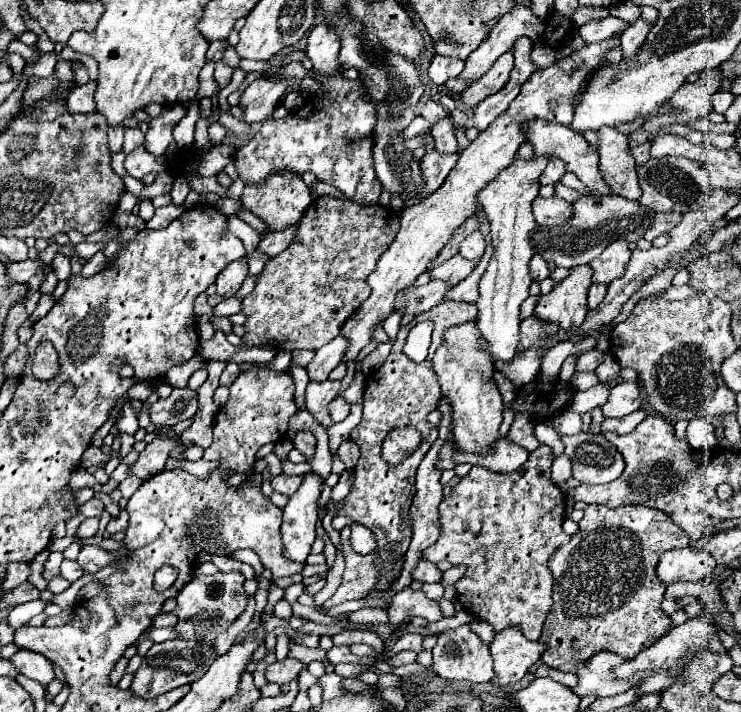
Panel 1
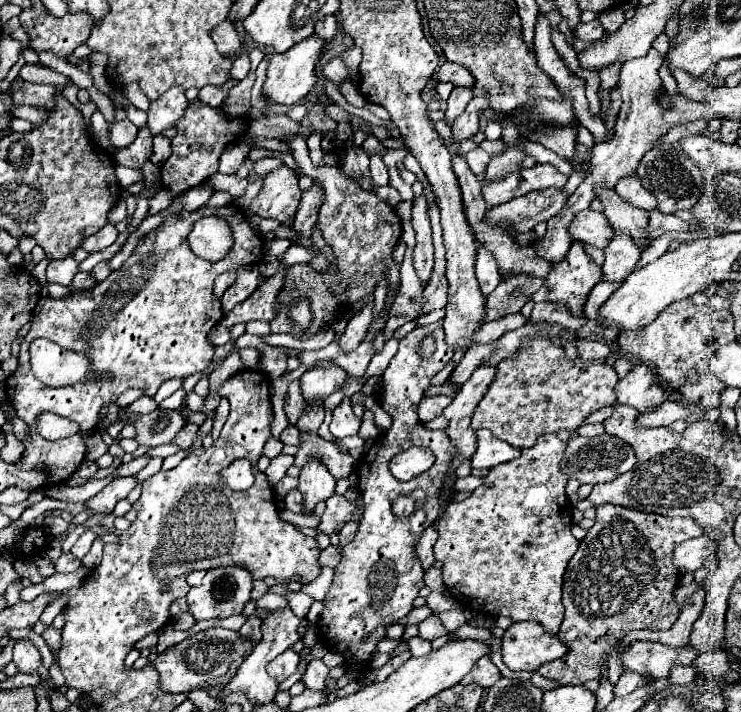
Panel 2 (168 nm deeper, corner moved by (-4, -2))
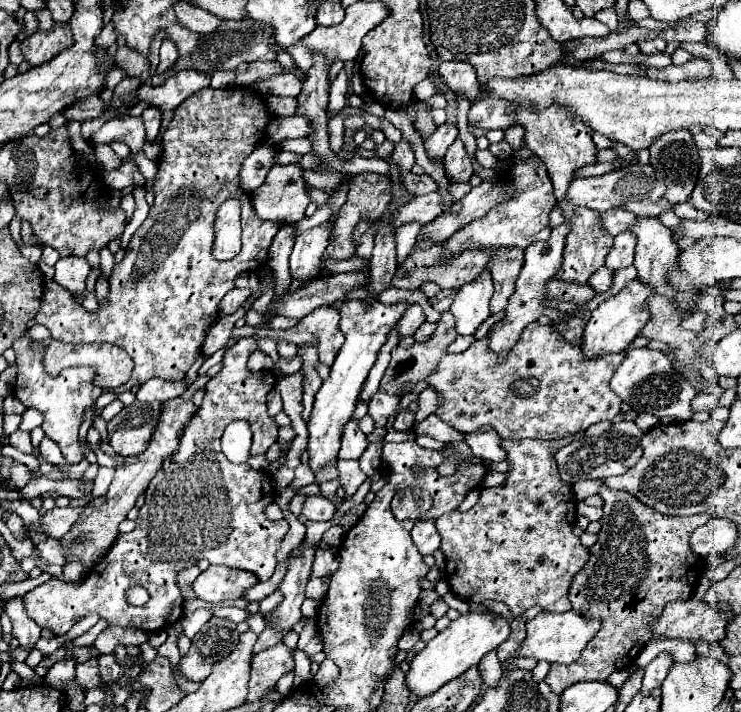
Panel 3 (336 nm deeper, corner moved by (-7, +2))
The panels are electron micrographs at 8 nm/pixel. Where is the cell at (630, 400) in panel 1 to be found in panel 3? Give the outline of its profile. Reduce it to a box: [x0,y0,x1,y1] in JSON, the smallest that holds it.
[611,347,697,421]

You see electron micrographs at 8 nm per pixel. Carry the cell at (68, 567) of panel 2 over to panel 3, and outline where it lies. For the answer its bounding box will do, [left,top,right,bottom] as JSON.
[35,537,65,565]

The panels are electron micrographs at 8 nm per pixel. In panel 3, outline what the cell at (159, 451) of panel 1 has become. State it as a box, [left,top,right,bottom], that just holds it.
[37,507,85,539]

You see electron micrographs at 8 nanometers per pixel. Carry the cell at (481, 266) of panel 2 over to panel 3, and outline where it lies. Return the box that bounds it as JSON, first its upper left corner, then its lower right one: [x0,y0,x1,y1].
[449,269,493,335]

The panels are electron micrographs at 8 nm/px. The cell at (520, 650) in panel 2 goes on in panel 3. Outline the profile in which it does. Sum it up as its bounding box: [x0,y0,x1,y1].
[517,611,601,663]

